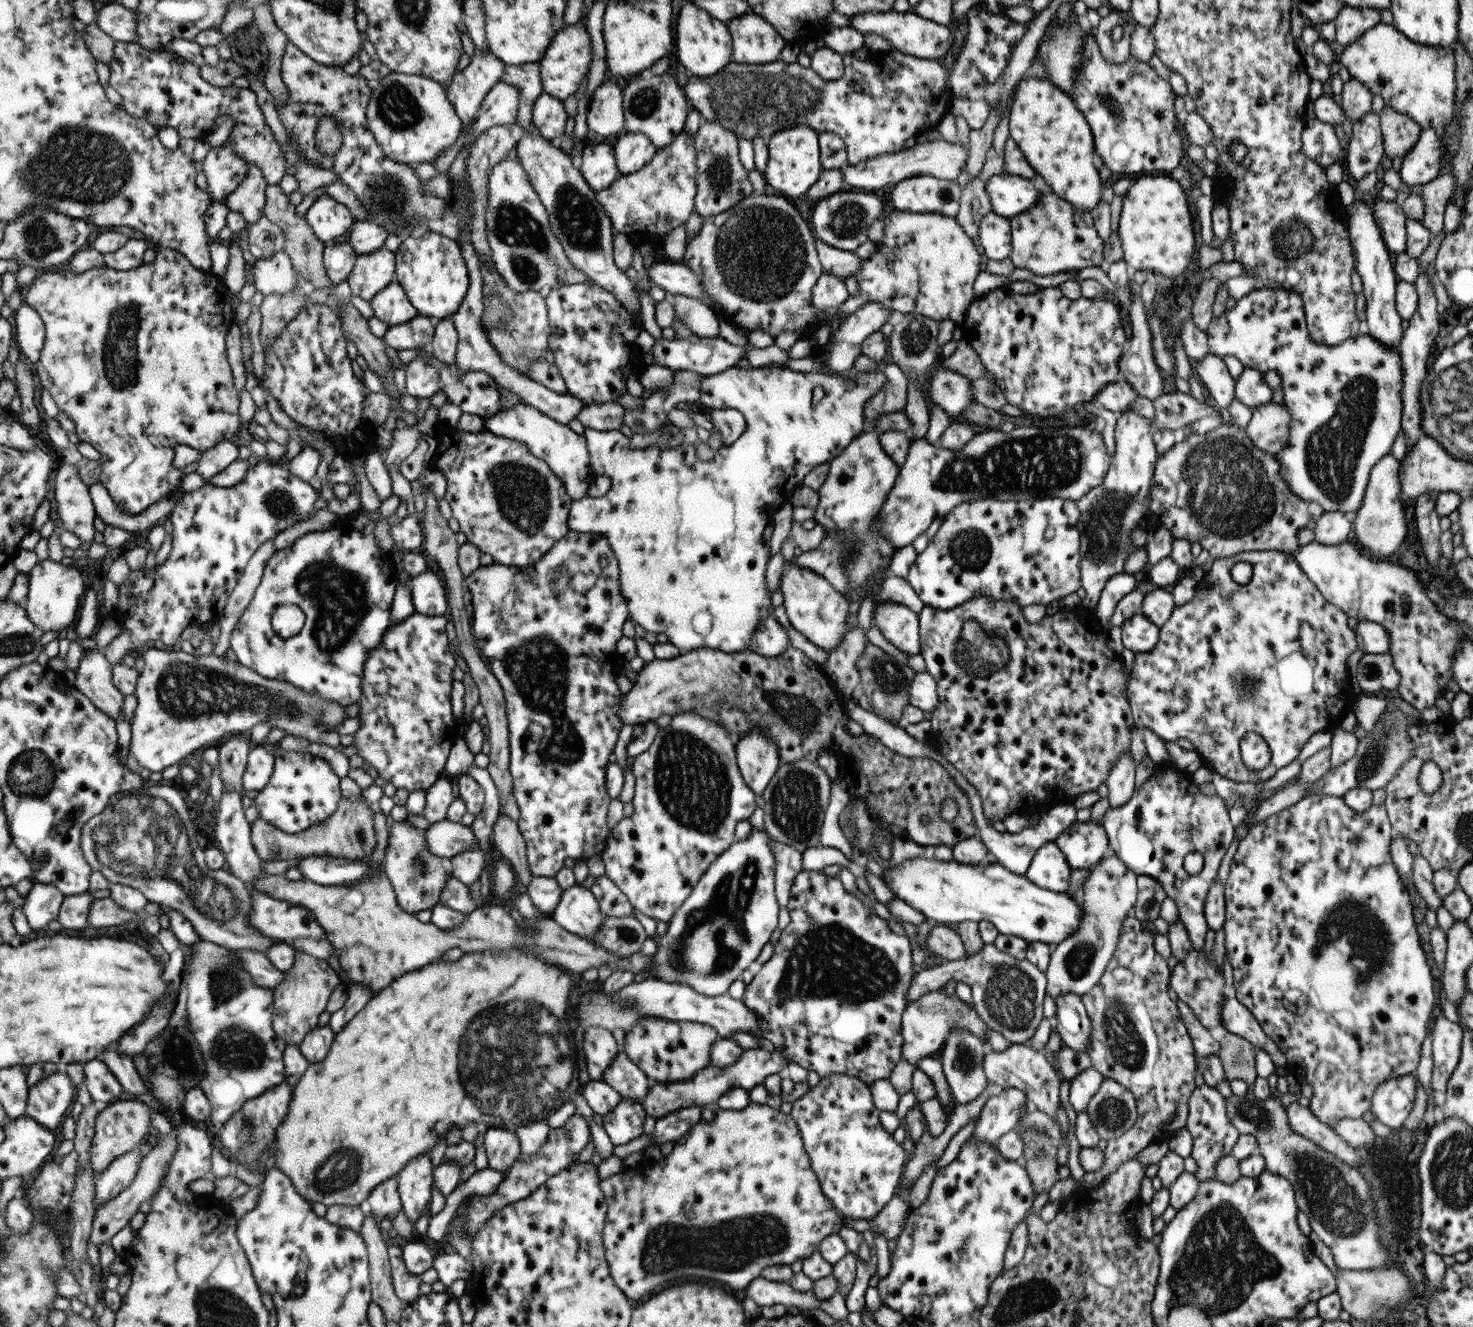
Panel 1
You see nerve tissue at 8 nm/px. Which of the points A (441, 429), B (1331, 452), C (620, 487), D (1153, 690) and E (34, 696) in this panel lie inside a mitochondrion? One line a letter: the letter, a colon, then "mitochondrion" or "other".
A: other
B: mitochondrion
C: other
D: other
E: other

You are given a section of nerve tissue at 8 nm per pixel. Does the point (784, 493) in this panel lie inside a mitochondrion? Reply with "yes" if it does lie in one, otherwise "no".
no

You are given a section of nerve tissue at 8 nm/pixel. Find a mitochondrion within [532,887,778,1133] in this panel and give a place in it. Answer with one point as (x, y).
(547, 1083)

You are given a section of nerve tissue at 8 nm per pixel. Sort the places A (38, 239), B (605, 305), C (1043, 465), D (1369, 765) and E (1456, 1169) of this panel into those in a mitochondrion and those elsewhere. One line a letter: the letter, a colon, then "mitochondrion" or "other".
A: mitochondrion
B: other
C: mitochondrion
D: mitochondrion
E: mitochondrion

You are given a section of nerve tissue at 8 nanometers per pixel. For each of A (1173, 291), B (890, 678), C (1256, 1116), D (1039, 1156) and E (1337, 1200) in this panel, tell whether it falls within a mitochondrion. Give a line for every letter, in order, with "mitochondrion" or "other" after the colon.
A: other
B: mitochondrion
C: mitochondrion
D: mitochondrion
E: mitochondrion

